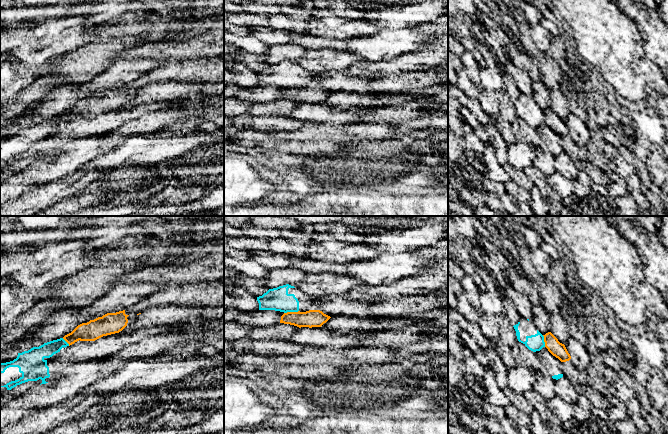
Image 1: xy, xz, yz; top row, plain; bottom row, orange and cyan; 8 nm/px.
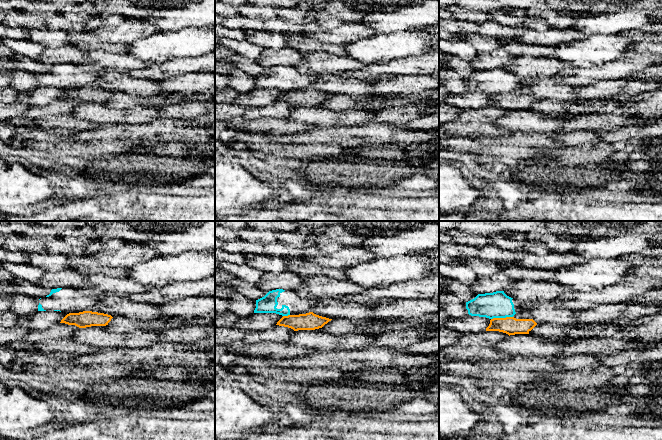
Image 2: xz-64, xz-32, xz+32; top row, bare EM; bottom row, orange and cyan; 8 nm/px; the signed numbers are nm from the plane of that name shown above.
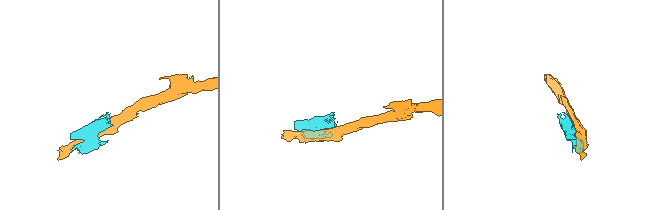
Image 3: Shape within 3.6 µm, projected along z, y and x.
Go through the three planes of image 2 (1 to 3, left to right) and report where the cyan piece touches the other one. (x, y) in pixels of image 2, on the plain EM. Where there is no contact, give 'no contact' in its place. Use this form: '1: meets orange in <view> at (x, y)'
1: no contact
2: meets orange in xz-32 at (286, 92)
3: meets orange in xz+32 at (501, 94)

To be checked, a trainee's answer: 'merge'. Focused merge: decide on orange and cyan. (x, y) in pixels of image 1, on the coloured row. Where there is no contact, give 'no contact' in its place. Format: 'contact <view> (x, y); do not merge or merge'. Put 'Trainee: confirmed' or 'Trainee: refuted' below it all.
contact xz (291, 312); do not merge
Trainee: refuted

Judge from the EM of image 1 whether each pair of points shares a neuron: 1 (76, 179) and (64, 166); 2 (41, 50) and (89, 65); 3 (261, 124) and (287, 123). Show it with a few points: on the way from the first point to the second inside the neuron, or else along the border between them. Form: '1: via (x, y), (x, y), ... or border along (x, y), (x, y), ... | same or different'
1: border along (78, 168), (48, 182) | different
2: border along (87, 43), (66, 54) | different
3: via (267, 123), (281, 123) | same

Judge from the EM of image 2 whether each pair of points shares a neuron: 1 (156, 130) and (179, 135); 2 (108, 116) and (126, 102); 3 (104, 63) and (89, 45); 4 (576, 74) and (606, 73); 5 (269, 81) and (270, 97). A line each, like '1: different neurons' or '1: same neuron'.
1: same neuron
2: different neurons
3: different neurons
4: same neuron
5: different neurons

